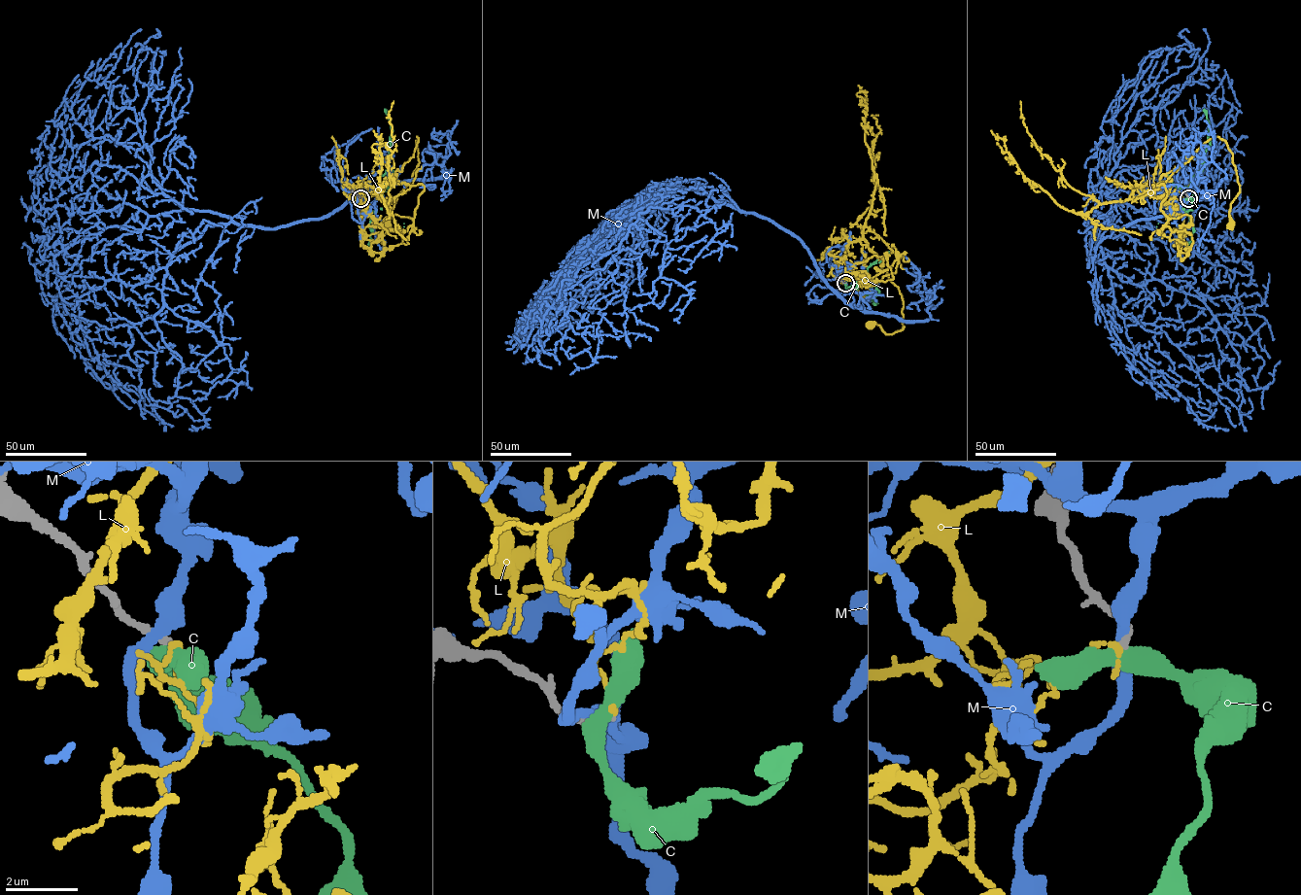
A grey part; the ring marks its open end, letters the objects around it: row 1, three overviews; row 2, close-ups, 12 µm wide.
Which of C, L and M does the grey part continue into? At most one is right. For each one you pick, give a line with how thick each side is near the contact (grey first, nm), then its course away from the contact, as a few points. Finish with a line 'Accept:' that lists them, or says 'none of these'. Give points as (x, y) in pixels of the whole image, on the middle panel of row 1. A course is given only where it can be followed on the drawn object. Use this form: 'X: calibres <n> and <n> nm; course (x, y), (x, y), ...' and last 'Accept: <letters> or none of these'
Accept: none of these

